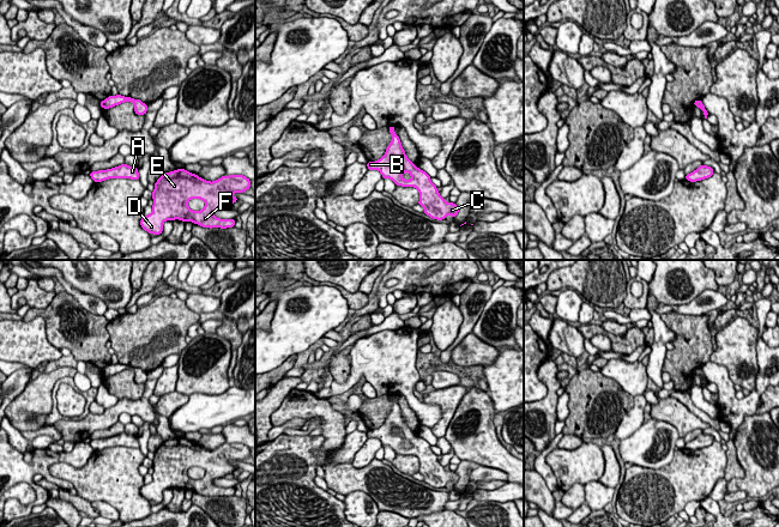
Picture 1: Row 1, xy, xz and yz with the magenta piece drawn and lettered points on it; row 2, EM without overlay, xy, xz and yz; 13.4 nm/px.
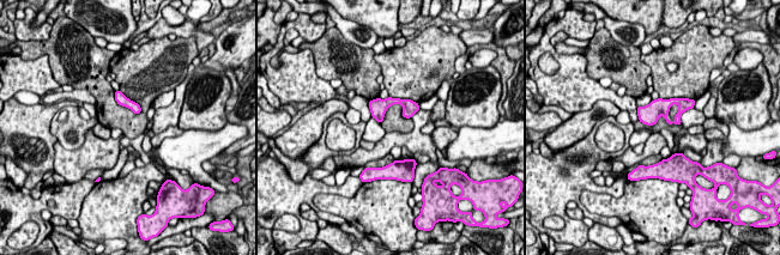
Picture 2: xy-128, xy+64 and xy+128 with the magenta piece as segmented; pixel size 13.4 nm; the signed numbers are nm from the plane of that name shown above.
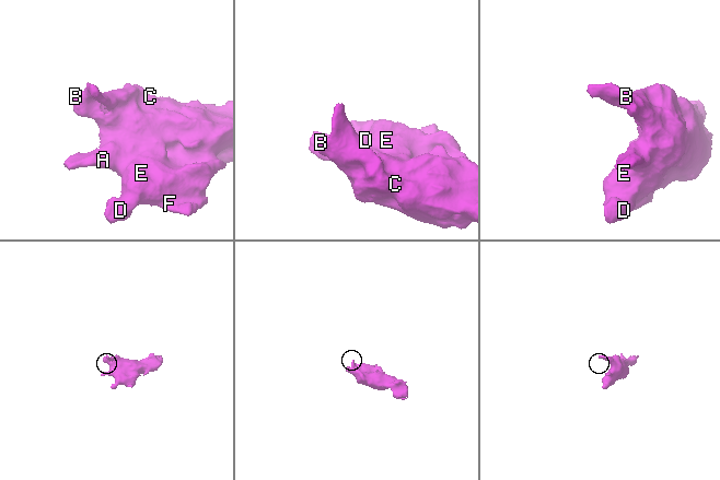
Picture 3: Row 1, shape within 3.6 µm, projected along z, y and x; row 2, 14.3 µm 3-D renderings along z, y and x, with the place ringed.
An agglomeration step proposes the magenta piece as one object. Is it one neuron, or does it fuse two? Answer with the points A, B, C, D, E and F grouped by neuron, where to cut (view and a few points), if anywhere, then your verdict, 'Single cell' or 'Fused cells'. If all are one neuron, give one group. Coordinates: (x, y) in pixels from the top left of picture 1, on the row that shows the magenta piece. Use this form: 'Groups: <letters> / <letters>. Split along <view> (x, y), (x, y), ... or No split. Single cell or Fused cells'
Groups: A B C D E F. No split. Single cell

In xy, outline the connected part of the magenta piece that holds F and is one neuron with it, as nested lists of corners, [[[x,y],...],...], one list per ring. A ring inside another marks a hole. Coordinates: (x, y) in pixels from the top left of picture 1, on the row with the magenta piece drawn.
[[[177,169],[175,171],[164,172],[155,183],[155,190],[152,192],[152,213],[144,216],[140,220],[141,228],[149,234],[161,235],[163,232],[163,223],[165,220],[180,219],[186,222],[193,222],[203,228],[234,228],[235,219],[221,219],[215,217],[215,212],[224,210],[227,206],[237,201],[233,193],[244,193],[250,188],[250,180],[243,175],[229,175],[222,176],[217,181],[210,182],[199,177],[195,174],[188,172],[185,169]],[[191,199],[201,199],[205,201],[205,207],[201,211],[192,211],[188,207]]]

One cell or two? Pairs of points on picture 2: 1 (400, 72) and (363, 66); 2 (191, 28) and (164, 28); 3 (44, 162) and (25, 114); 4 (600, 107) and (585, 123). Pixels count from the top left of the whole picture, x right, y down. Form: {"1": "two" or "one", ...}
{"1": "two", "2": "one", "3": "one", "4": "one"}

